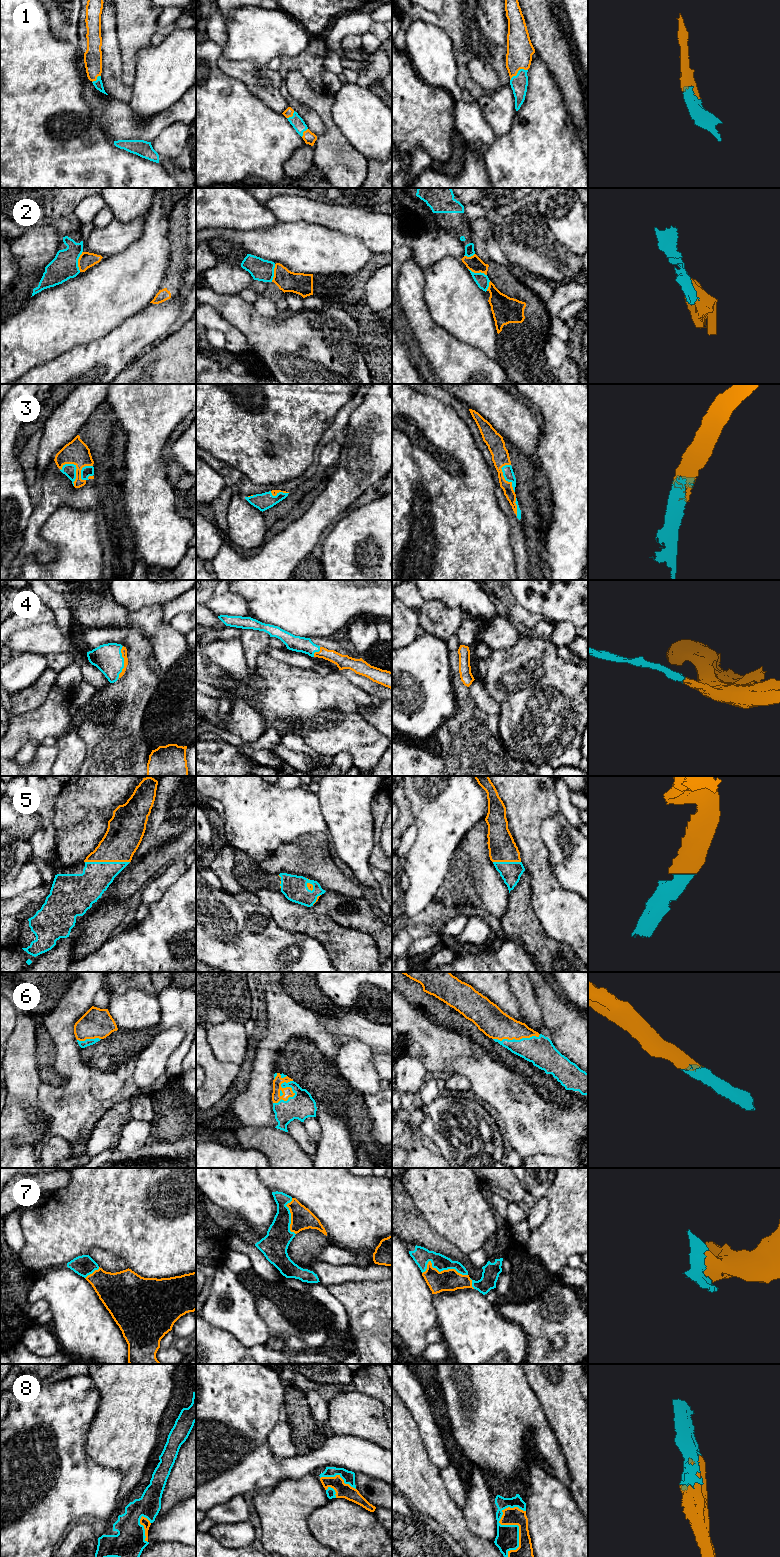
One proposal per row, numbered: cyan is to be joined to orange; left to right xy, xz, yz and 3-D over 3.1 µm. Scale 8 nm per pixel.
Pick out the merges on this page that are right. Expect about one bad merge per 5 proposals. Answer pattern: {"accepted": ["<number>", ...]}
{"accepted": ["1", "3", "4", "5", "6", "7", "8"]}

